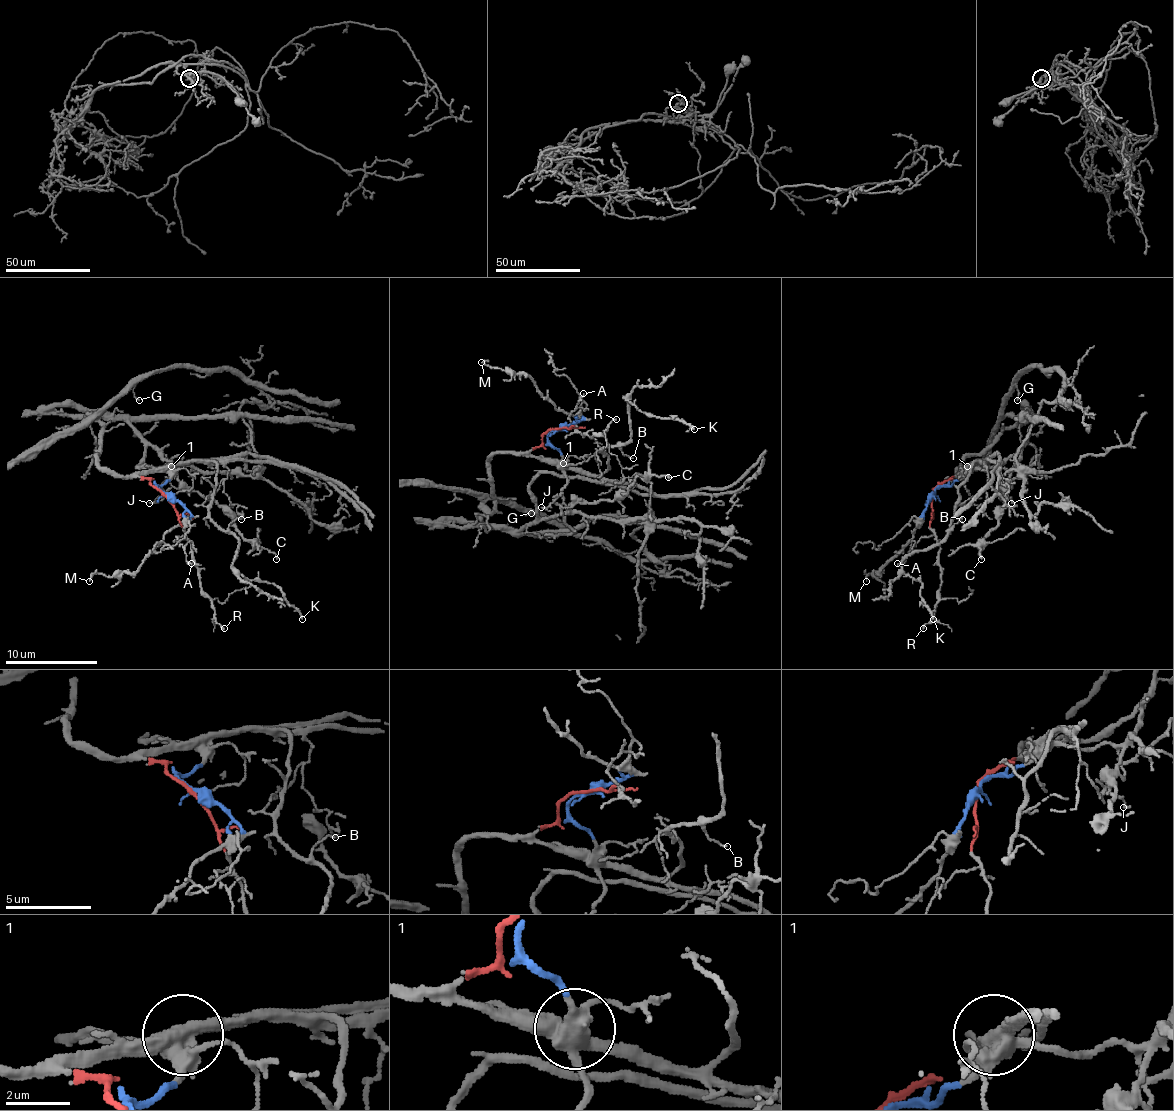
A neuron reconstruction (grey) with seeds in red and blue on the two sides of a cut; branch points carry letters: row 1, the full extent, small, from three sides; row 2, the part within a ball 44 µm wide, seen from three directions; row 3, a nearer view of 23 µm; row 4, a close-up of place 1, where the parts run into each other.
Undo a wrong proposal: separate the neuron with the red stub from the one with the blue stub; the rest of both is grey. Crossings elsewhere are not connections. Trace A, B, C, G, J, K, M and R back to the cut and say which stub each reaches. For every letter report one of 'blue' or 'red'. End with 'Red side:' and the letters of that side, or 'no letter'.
A: red
B: red
C: blue
G: red
J: blue
K: red
M: blue
R: red
Red side: A, B, G, K, R

